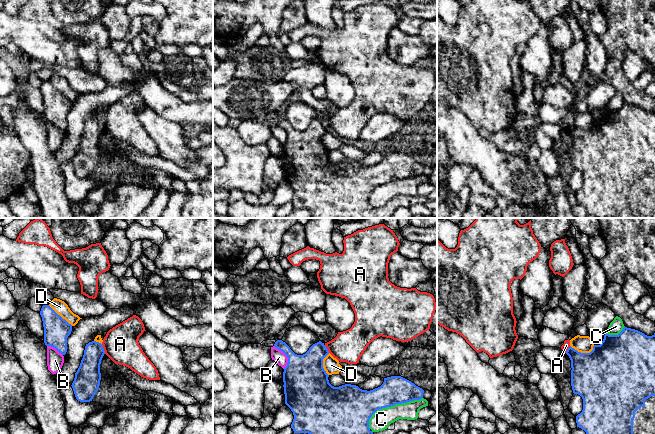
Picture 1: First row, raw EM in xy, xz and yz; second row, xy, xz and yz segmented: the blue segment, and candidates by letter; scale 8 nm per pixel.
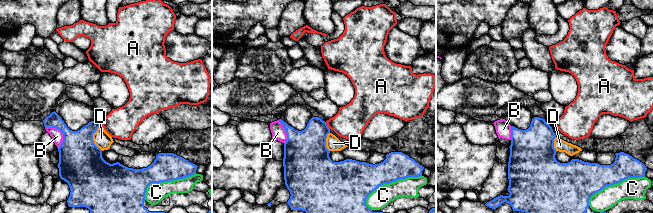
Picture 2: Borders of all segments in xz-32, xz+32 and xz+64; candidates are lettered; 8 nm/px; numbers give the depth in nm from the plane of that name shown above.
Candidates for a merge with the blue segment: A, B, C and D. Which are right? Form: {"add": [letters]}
{"add": []}

